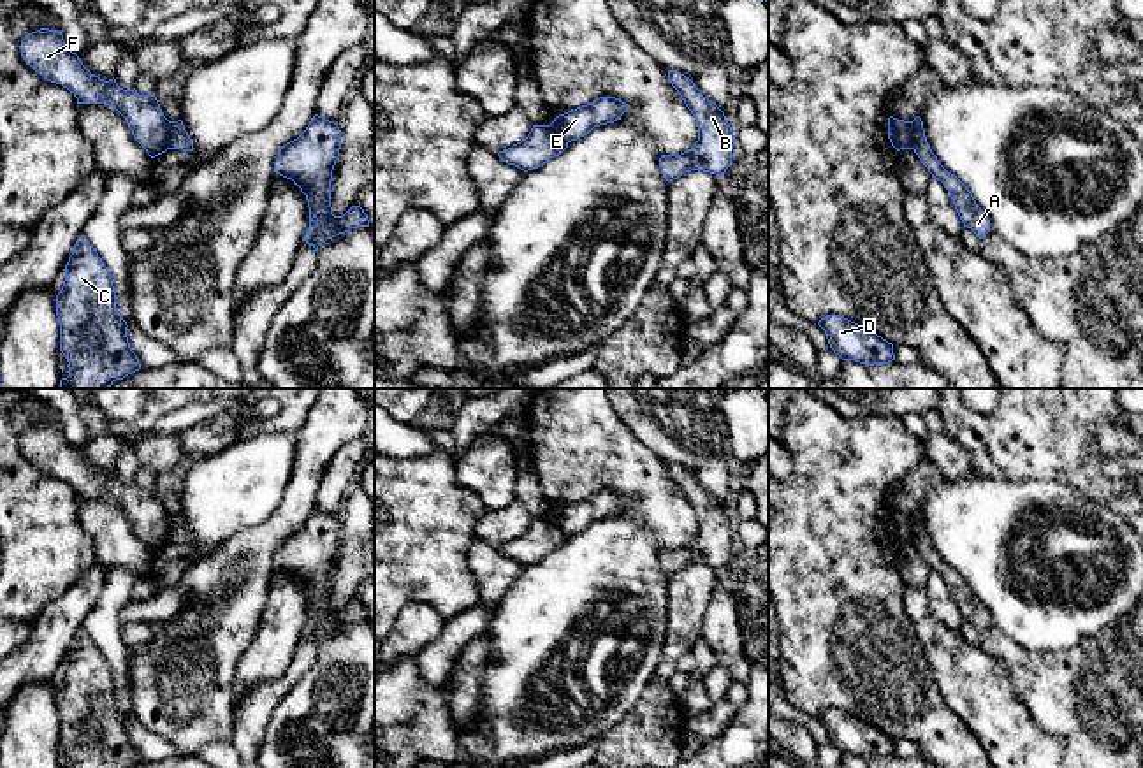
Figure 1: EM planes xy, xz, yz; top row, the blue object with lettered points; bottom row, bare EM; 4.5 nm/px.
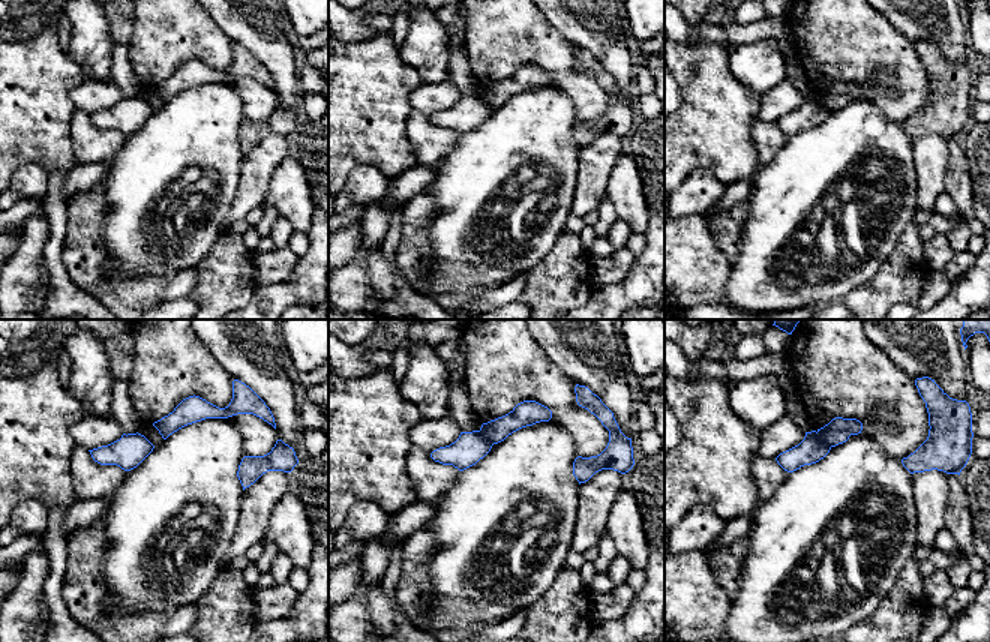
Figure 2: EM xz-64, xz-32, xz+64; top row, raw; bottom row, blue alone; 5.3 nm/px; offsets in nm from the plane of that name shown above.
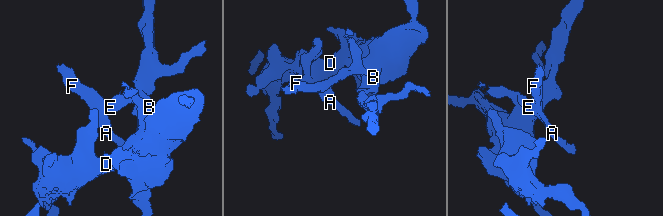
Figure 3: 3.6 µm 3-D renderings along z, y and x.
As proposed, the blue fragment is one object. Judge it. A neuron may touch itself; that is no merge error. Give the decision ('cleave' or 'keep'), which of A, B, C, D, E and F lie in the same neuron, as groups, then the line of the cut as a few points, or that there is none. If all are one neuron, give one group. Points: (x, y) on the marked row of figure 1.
cleave; A F / B C D E; cut in xy along (171, 122), (167, 148)

